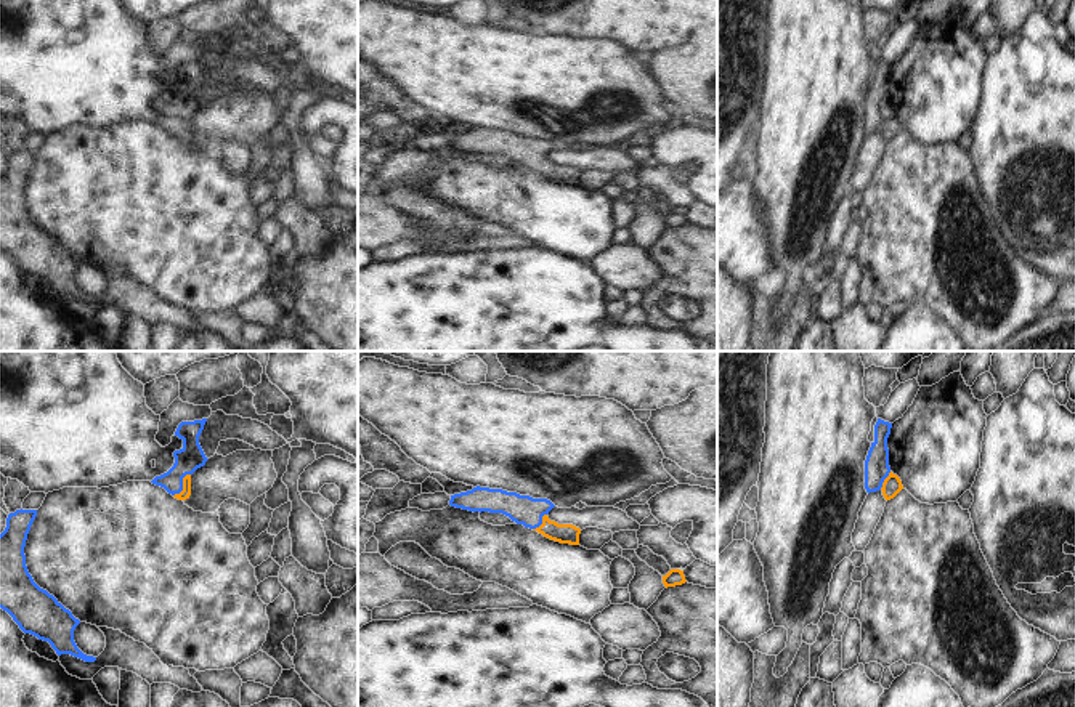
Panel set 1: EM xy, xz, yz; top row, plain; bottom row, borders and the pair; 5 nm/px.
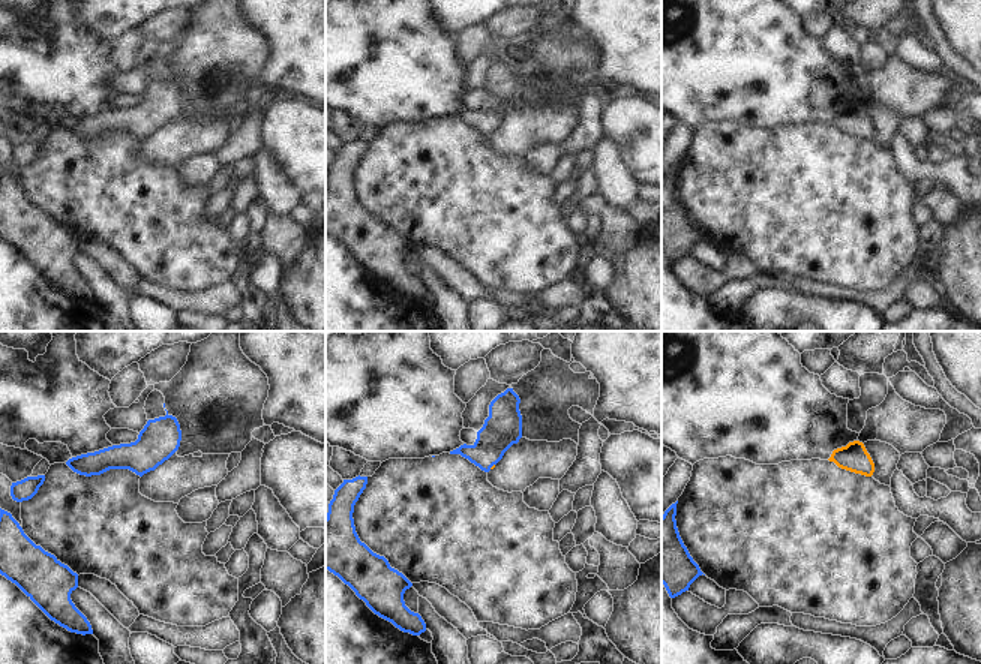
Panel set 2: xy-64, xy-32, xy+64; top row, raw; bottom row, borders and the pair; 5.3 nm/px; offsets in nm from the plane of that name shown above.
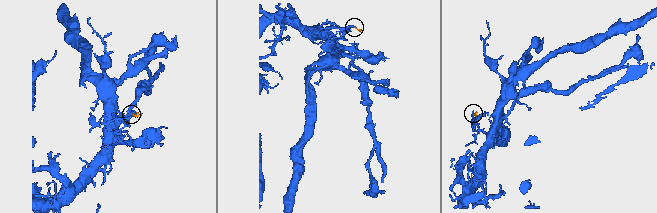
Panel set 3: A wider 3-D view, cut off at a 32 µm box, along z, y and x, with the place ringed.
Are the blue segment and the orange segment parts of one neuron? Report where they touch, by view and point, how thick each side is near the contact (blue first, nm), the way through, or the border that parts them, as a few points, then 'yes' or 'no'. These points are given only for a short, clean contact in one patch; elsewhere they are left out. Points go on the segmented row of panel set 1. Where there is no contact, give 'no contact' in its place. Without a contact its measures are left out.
contact xy (182, 484); calibres 130 and 50 nm; way xy (191, 457), (182, 470), (182, 484), (185, 494); yes

